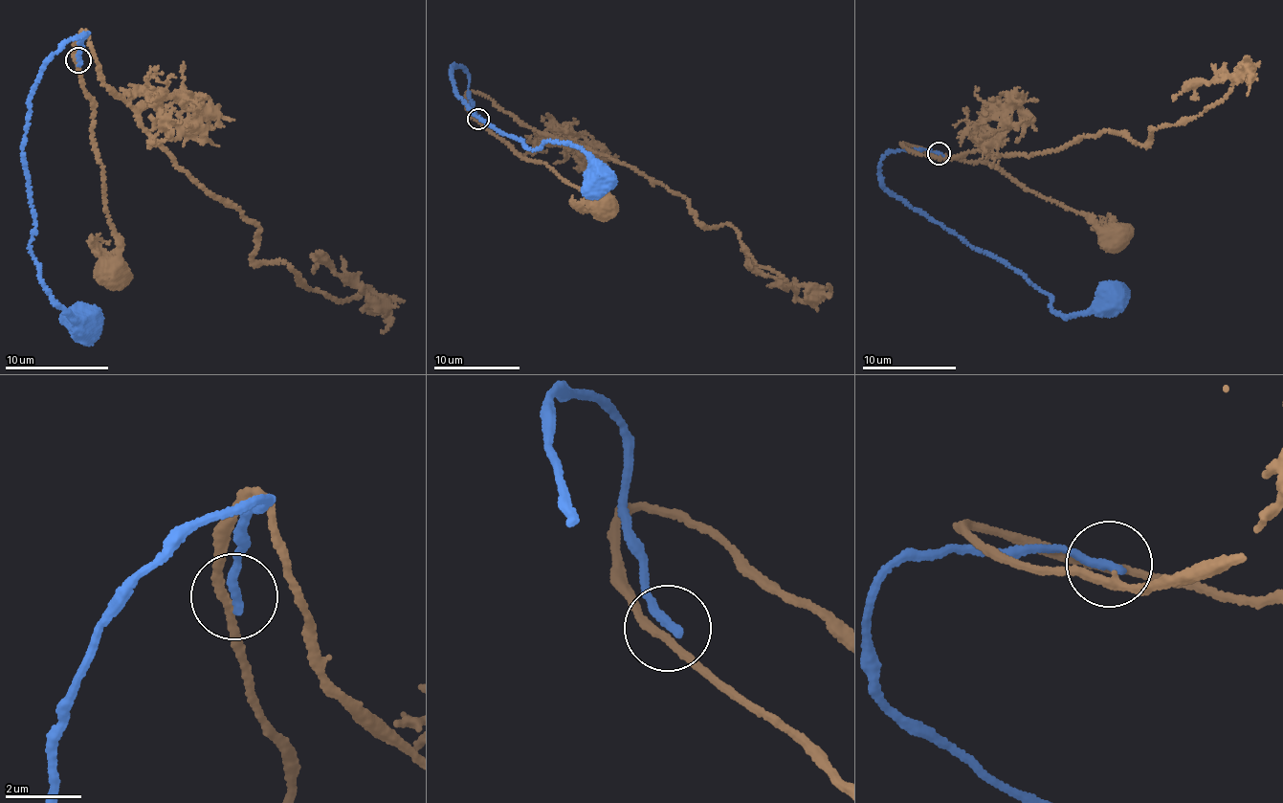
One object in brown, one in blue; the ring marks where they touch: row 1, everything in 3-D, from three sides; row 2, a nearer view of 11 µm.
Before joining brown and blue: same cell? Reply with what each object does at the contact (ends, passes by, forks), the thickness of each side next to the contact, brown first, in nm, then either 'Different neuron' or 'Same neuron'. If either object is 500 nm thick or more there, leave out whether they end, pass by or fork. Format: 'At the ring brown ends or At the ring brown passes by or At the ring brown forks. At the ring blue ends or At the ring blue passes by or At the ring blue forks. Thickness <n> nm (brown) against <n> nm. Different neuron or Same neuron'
At the ring brown passes by. At the ring blue ends. Thickness 200 nm (brown) against 280 nm. Different neuron

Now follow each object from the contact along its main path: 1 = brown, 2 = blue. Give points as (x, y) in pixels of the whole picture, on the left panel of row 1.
1: (78, 62), (82, 33), (104, 84), (178, 168), (255, 220), (253, 258), (340, 300), (374, 294), (314, 261)
2: (79, 60), (87, 33), (54, 54), (32, 88), (20, 145), (38, 274), (54, 301), (83, 318)

